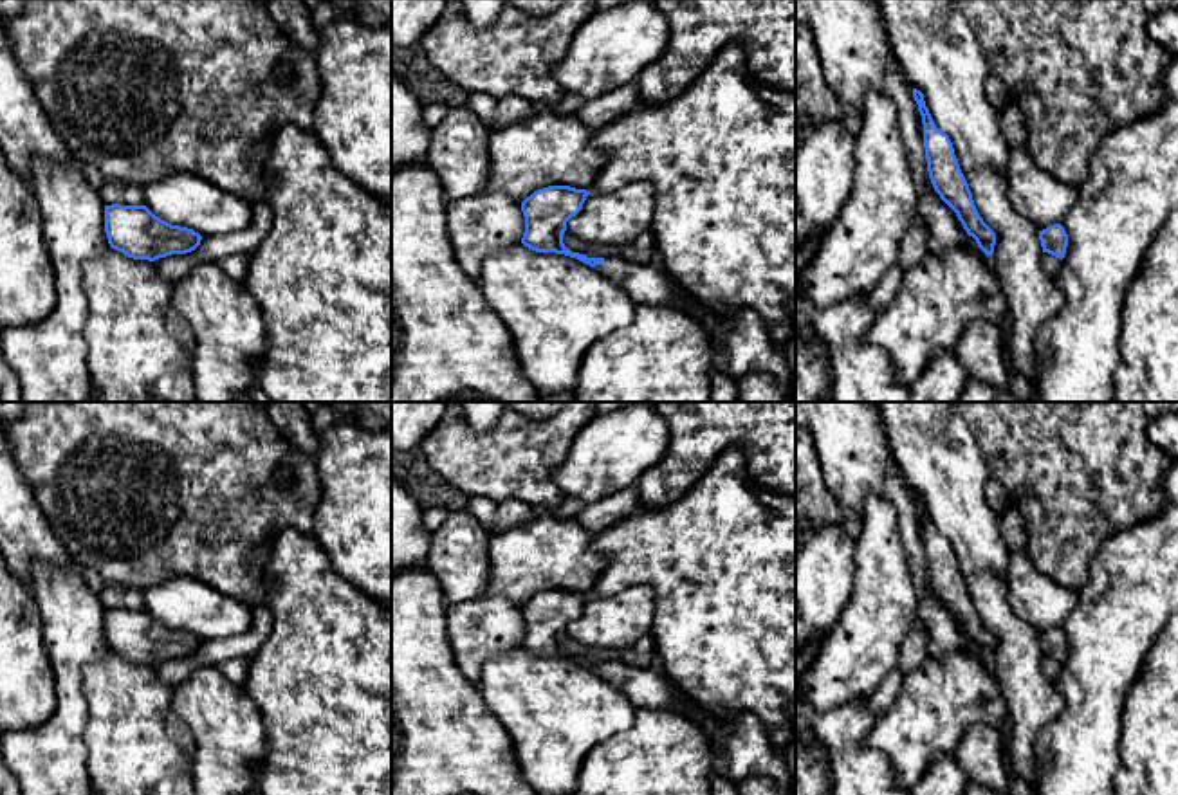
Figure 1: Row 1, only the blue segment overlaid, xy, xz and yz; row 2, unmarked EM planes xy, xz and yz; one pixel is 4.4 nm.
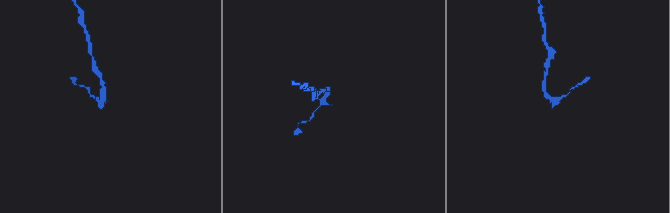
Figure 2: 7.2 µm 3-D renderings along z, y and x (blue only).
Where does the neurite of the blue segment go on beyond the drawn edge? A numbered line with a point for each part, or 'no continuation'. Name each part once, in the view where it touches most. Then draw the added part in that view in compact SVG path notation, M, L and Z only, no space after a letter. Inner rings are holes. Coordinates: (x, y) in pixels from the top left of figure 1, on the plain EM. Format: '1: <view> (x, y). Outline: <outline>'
1: xz (646, 687). Outline: M606 660L604 667L594 672L619 689L635 708L678 710L695 719L686 696L660 667L633 667L619 660Z

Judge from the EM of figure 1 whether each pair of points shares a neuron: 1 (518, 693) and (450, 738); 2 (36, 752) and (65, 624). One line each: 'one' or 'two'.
1: two
2: one

